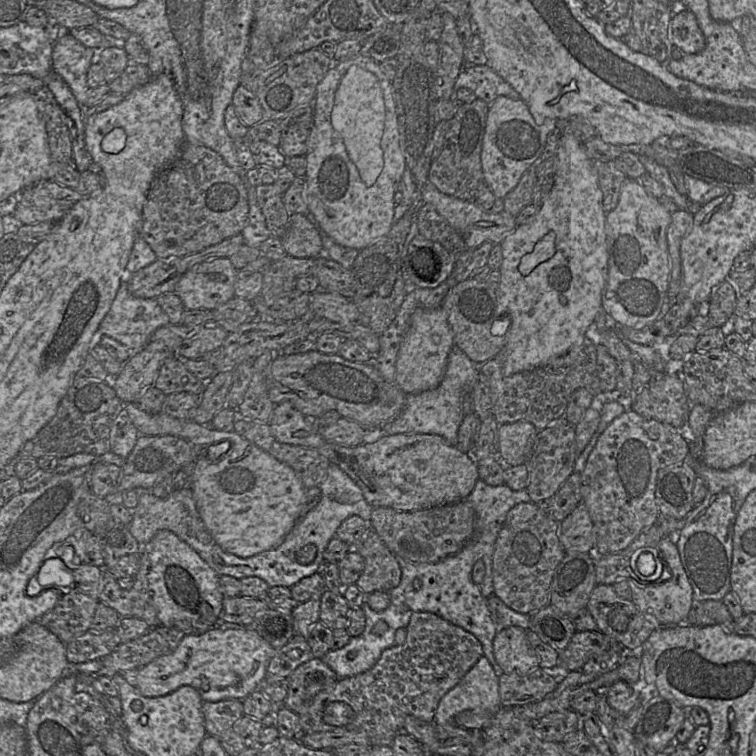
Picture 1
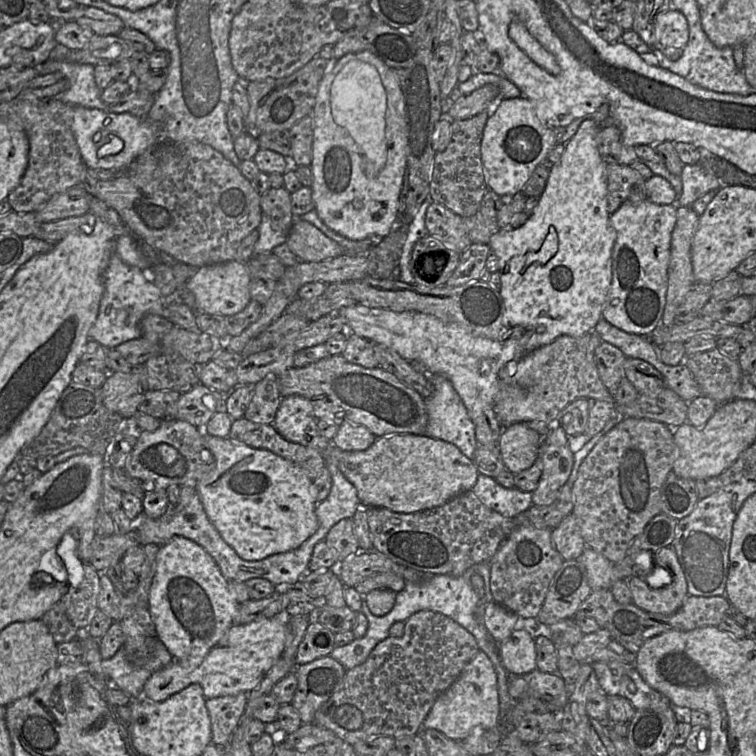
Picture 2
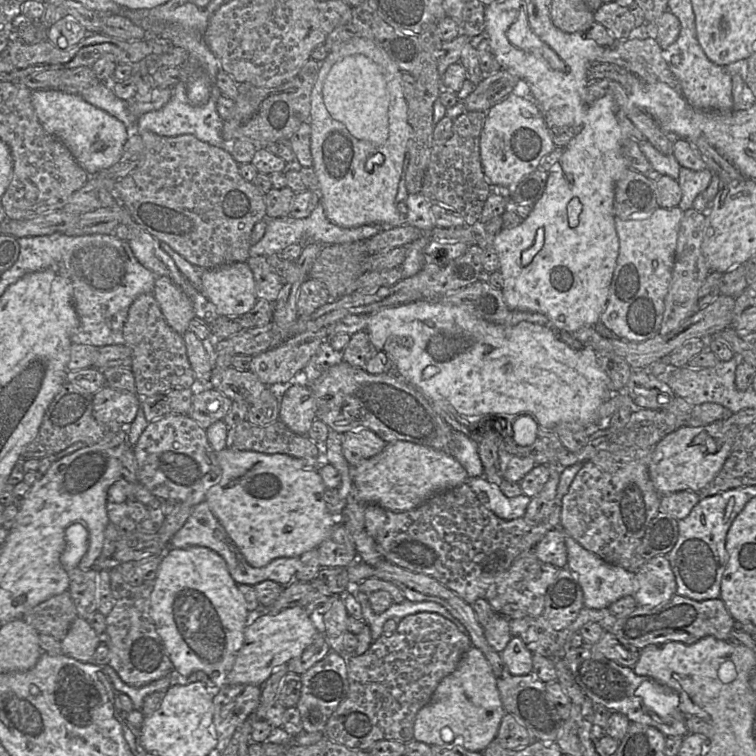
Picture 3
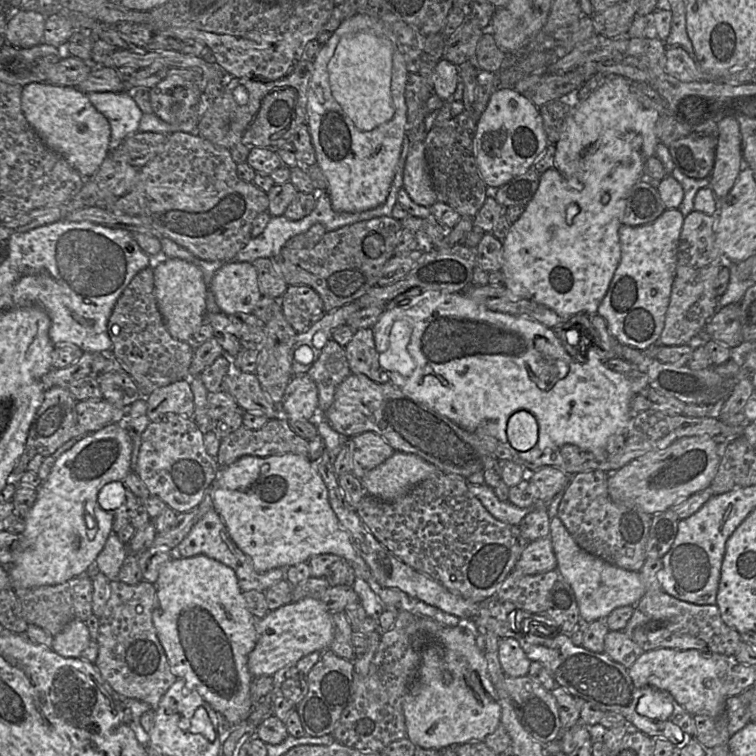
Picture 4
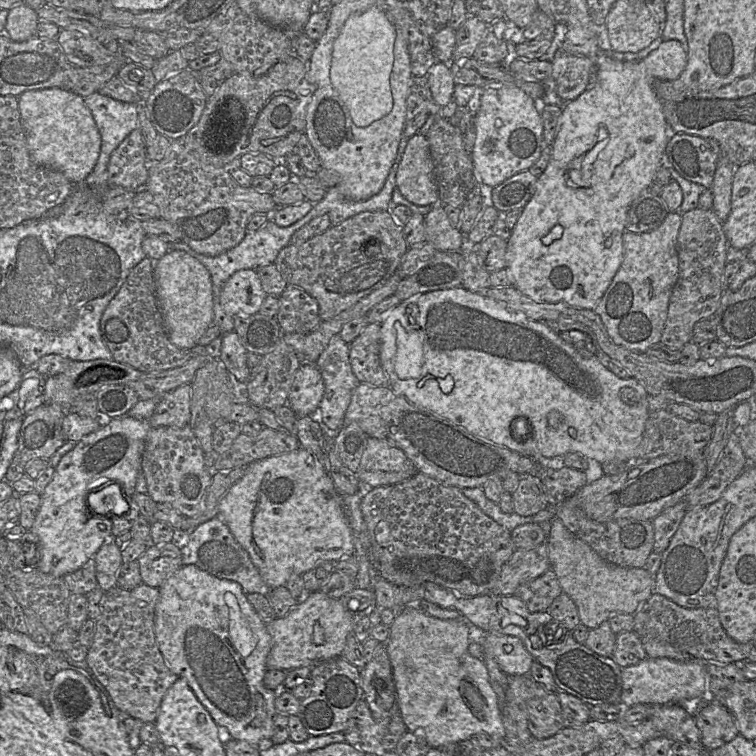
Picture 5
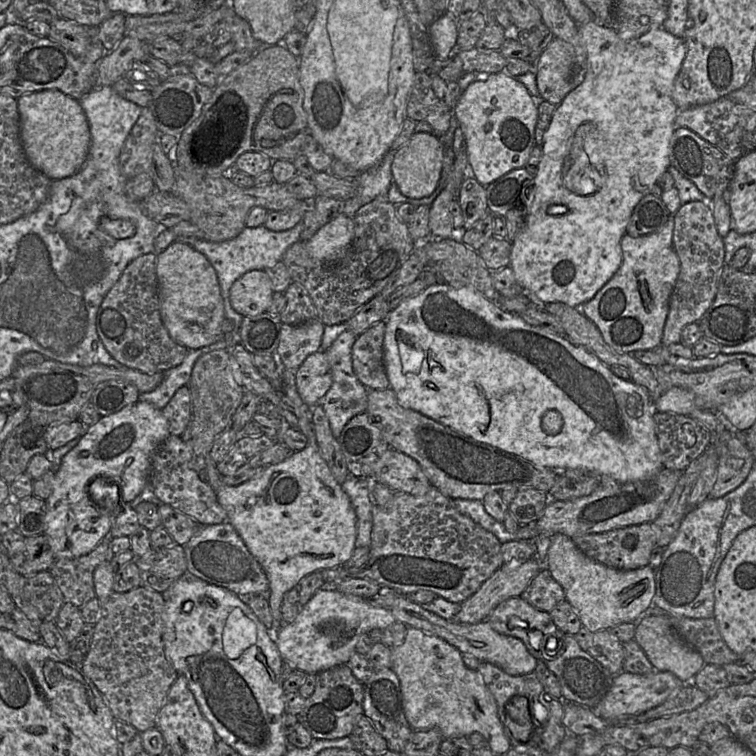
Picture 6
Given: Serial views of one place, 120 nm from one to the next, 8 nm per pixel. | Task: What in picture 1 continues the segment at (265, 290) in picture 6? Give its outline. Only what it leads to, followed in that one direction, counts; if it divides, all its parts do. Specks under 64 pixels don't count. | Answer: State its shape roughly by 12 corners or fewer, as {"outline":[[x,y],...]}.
{"outline":[[227,257],[184,273],[175,293],[187,310],[214,310],[235,297]]}

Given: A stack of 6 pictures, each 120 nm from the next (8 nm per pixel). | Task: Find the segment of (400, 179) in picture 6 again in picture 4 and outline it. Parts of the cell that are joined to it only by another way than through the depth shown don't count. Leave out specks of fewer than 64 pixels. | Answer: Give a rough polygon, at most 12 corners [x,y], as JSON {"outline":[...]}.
{"outline":[[424,142],[413,144],[403,189],[418,205],[437,202]]}

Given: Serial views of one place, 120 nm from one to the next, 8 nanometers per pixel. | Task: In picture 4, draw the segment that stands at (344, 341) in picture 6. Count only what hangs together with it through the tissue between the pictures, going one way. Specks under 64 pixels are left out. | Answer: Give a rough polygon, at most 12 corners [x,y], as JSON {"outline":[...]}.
{"outline":[[330,340],[307,374],[325,412],[350,374],[345,347]]}

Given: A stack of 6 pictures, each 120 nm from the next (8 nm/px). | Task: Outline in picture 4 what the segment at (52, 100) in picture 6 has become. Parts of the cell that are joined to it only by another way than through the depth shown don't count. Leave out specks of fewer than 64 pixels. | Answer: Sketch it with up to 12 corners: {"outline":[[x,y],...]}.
{"outline":[[30,83],[21,108],[85,180],[110,152],[108,120],[73,87]]}

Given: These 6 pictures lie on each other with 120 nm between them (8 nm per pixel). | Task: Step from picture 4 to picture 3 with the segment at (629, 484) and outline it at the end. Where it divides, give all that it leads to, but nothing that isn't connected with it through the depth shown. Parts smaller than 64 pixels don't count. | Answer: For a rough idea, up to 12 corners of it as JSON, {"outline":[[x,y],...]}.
{"outline":[[727,420],[683,426],[653,449],[661,496],[700,492],[741,430]]}

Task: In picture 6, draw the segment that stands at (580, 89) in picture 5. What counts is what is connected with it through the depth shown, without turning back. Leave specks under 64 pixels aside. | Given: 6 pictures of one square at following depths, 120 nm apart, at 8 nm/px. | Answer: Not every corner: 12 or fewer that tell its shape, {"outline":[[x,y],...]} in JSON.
{"outline":[[554,38],[534,64],[540,97],[559,105],[586,73]]}

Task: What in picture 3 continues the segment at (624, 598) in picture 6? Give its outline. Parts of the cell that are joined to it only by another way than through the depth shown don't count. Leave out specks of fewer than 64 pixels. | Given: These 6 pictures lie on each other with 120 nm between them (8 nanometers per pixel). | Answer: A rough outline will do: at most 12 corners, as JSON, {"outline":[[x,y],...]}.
{"outline":[[564,532],[567,568],[584,606],[609,608],[637,590],[636,574]]}

